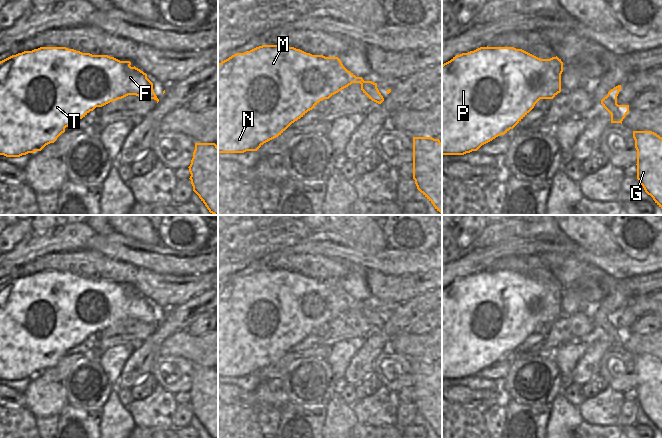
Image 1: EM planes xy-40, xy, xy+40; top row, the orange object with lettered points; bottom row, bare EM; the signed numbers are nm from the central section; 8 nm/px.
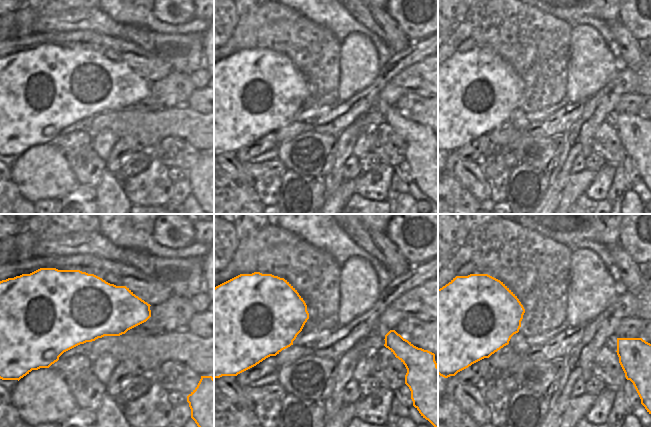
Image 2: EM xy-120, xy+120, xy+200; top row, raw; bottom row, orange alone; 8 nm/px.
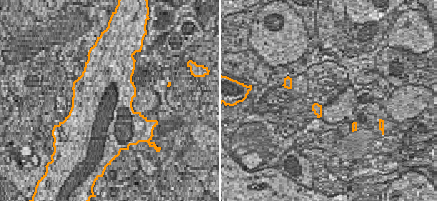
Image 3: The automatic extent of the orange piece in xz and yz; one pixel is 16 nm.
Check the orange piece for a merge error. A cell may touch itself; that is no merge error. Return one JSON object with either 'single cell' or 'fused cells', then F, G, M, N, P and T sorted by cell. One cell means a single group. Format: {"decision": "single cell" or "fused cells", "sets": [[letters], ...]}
{"decision": "single cell", "sets": [["F", "G", "M", "N", "P", "T"]]}

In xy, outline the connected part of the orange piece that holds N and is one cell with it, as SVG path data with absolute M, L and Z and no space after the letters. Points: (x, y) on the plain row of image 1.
M262 269L244 277L236 277L218 288L218 377L244 377L257 375L264 367L281 359L292 347L303 341L312 334L320 325L329 323L332 319L348 311L352 307L360 307L363 317L372 325L381 328L383 320L377 312L377 307L364 305L362 301L356 301L348 295L338 281L325 281L312 279L294 271L286 269Z

